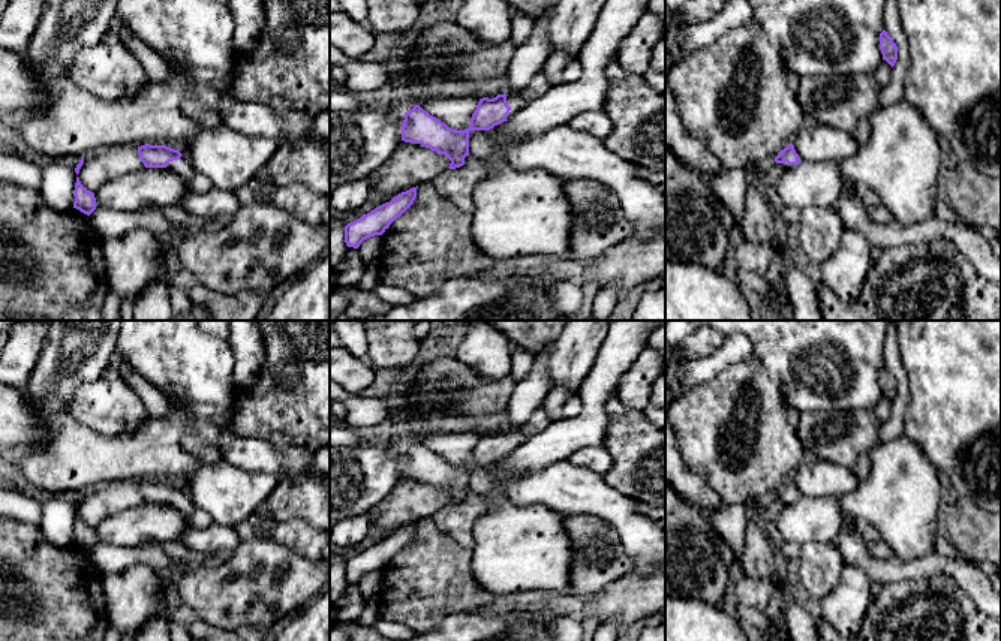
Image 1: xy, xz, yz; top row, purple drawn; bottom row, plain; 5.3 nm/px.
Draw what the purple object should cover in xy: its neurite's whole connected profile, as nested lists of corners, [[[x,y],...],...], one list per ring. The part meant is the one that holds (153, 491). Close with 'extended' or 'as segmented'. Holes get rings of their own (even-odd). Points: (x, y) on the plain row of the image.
[[[145,479],[138,482],[138,490],[145,503],[171,505],[186,517],[196,509],[190,496],[171,482]]]; extended

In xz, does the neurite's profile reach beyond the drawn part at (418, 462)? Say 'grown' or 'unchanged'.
grown

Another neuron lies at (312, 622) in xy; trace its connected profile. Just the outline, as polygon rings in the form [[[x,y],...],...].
[[[330,584],[280,625],[270,641],[330,641]]]

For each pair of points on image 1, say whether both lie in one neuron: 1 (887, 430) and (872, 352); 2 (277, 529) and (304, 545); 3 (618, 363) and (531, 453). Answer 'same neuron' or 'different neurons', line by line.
1: different neurons
2: same neuron
3: same neuron

